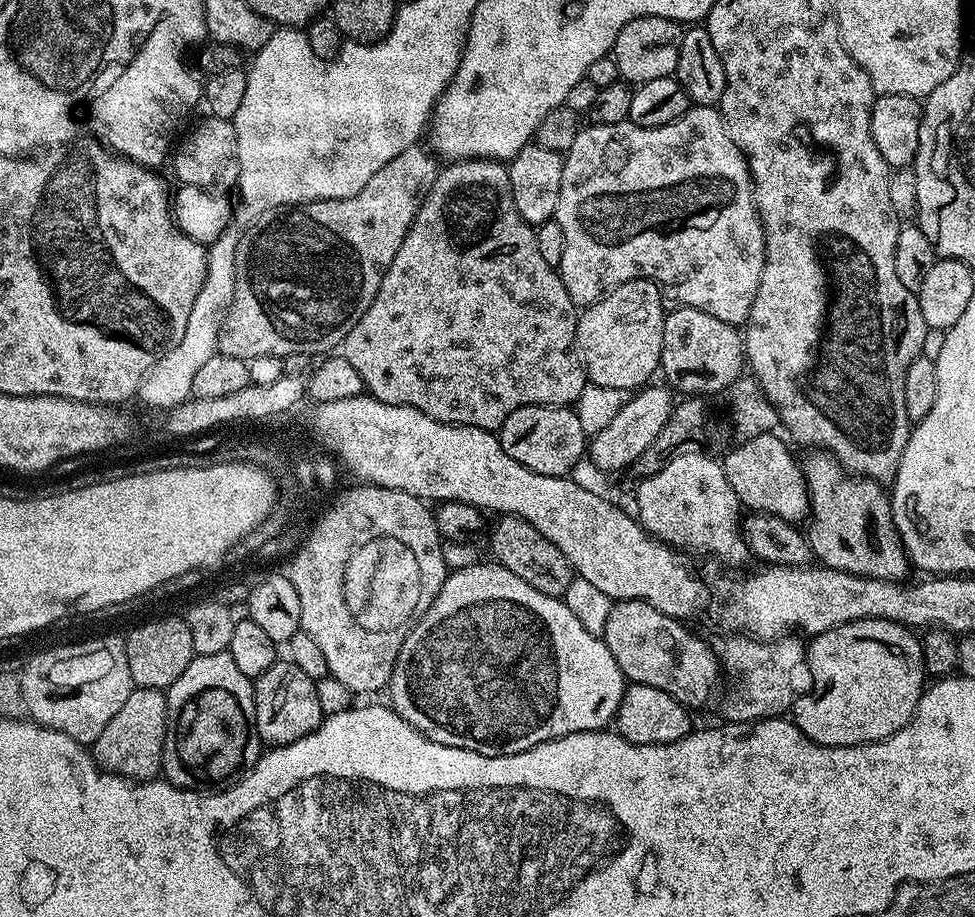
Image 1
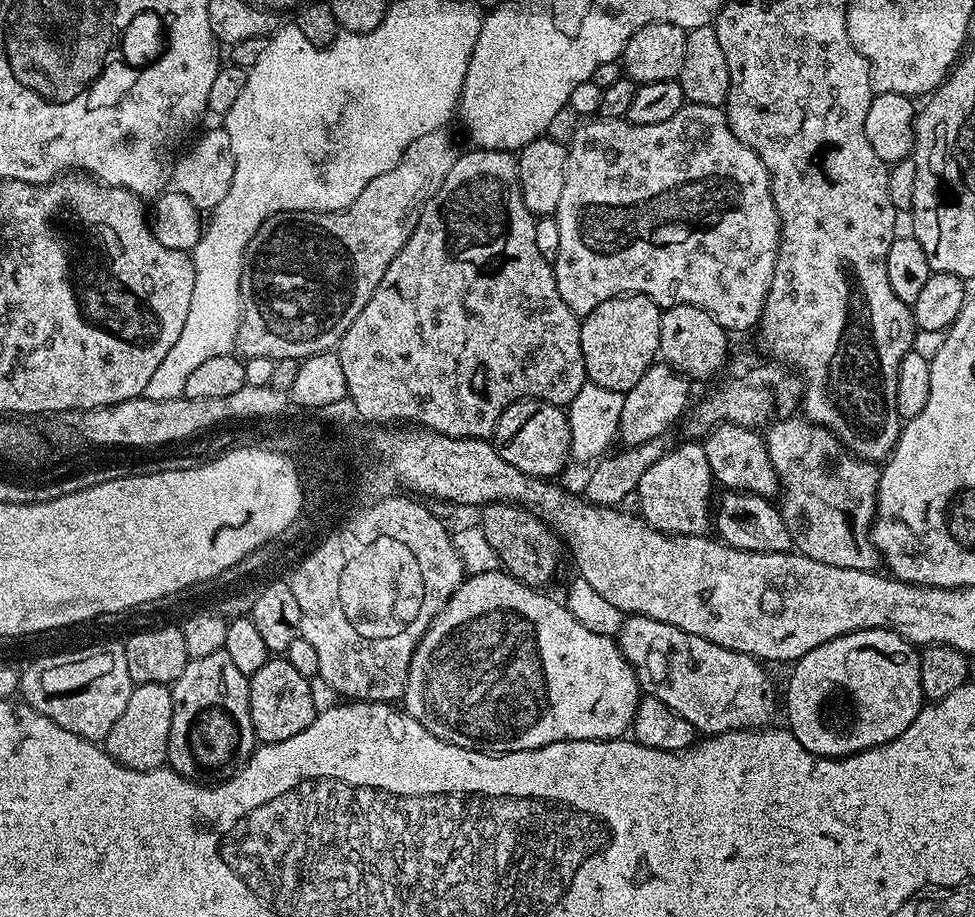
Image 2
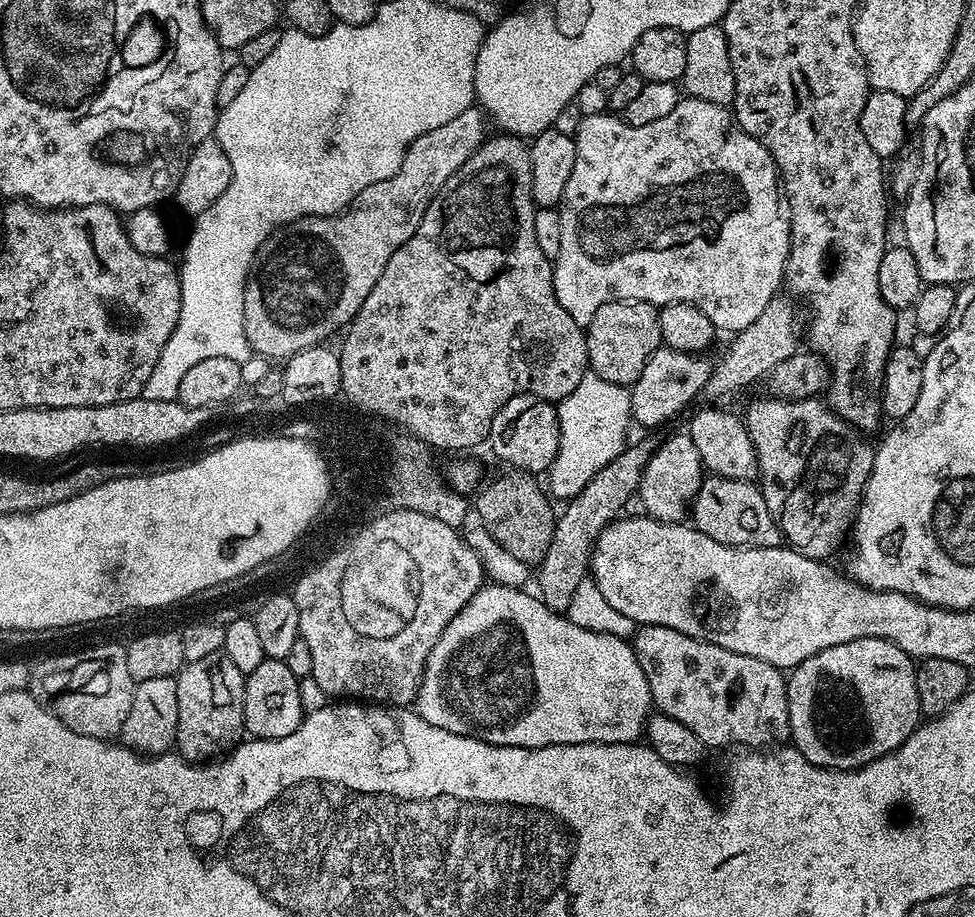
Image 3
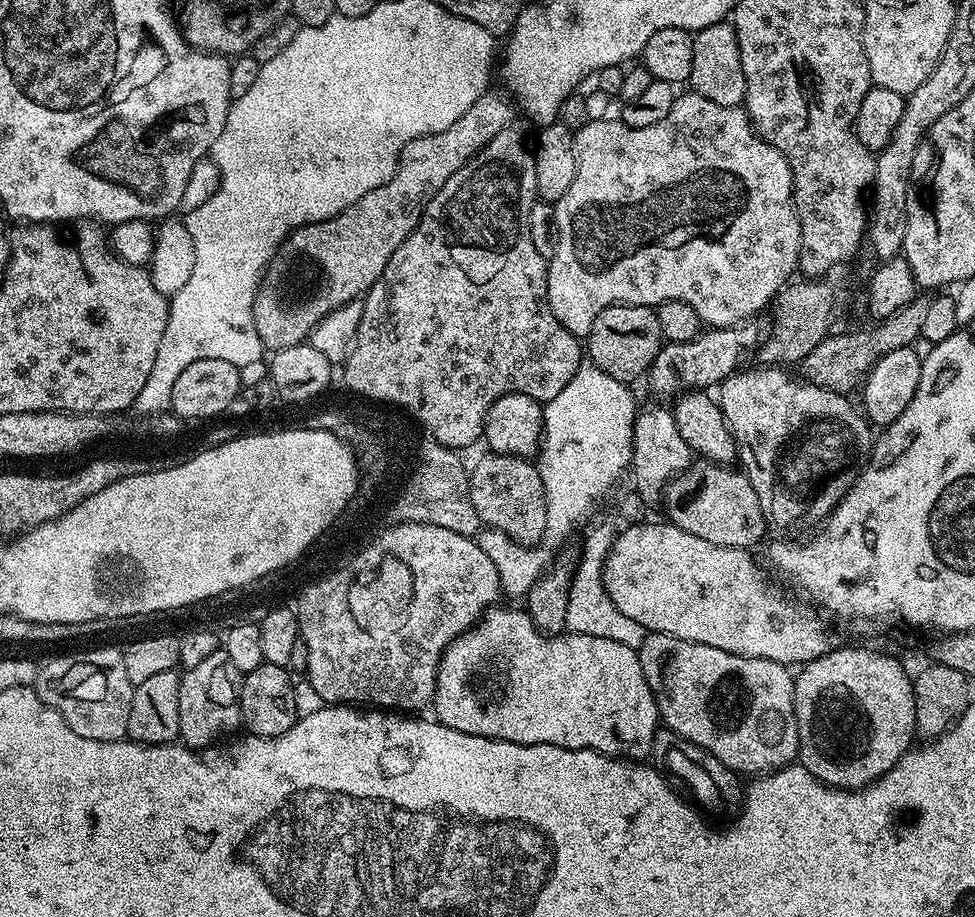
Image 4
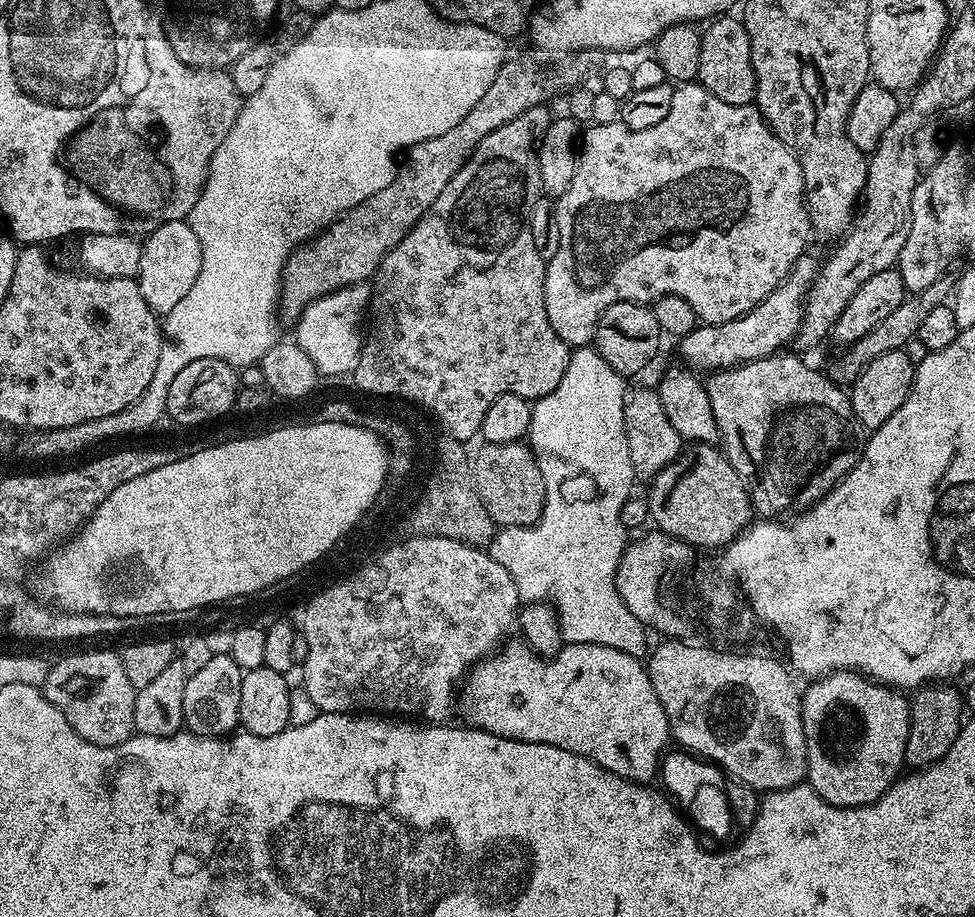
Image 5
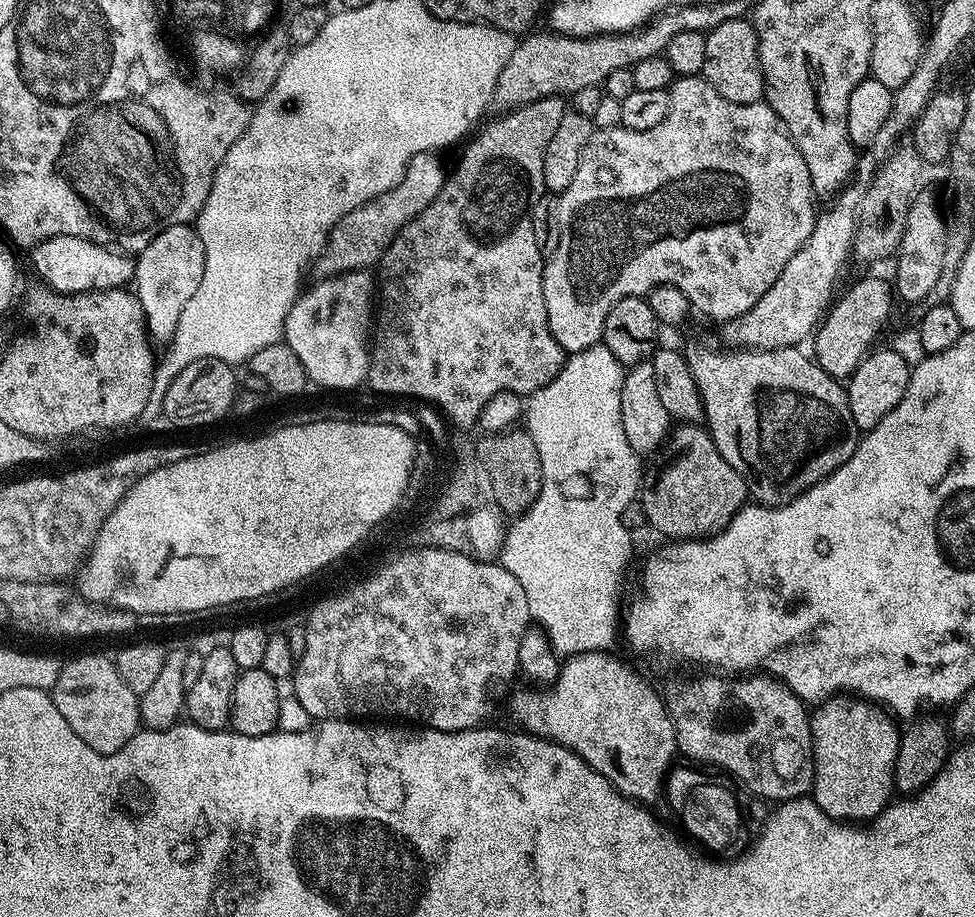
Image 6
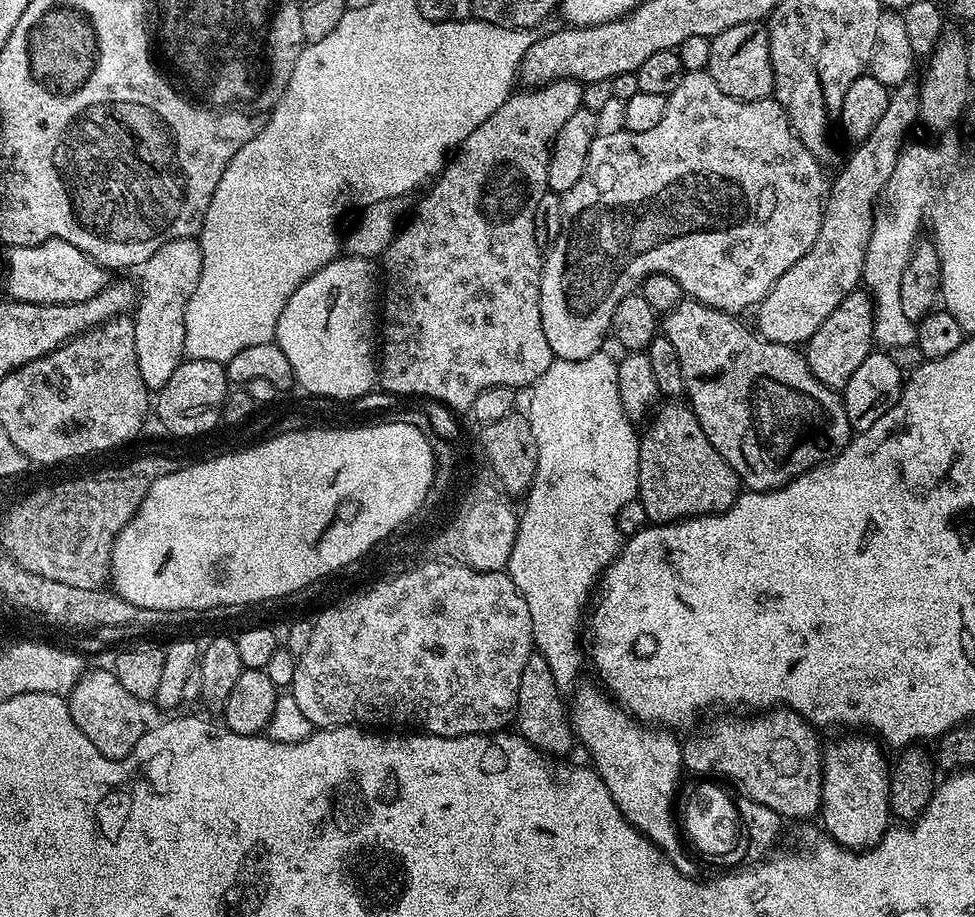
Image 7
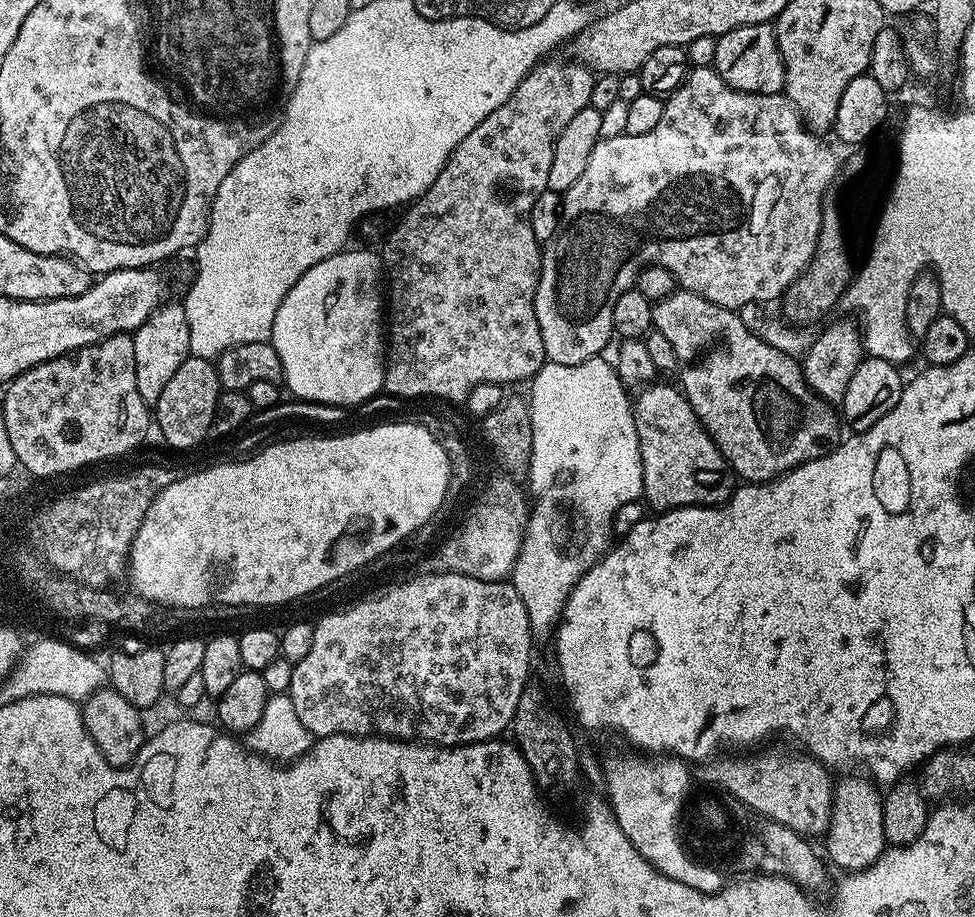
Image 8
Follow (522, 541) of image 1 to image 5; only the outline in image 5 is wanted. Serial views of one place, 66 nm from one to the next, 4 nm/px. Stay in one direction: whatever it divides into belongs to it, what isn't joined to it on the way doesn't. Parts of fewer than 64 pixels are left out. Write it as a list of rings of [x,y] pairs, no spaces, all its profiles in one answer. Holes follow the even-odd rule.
[[[515,440],[509,444],[493,444],[487,450],[488,456],[478,457],[476,469],[470,472],[482,506],[497,525],[528,528],[536,524],[544,509],[544,479],[531,447]]]

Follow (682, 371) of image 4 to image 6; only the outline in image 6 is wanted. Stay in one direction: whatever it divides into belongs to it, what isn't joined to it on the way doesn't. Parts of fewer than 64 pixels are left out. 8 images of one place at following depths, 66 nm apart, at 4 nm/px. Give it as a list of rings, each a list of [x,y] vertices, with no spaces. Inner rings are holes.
[[[841,191],[826,210],[821,209],[817,213],[810,238],[786,262],[785,269],[770,290],[758,298],[758,302],[754,302],[746,314],[723,321],[725,345],[736,350],[761,352],[797,347],[804,338],[811,337],[833,301],[838,276],[843,274],[853,255],[859,197],[856,192],[848,191]]]

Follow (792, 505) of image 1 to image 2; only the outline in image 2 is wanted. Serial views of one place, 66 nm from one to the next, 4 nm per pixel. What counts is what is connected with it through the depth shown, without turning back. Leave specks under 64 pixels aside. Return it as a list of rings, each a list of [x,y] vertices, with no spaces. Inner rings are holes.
[[[720,424],[703,437],[702,443],[706,450],[706,462],[710,462],[712,479],[721,489],[752,492],[756,496],[769,498],[781,491],[782,485],[770,462],[765,437],[759,431],[733,424]]]

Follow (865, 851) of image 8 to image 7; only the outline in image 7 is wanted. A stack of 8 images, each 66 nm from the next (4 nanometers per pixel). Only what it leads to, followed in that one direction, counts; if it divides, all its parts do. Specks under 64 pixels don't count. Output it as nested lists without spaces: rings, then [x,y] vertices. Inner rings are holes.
[[[848,734],[845,740],[834,741],[822,752],[824,769],[818,820],[824,823],[828,831],[825,833],[831,839],[853,852],[873,848],[890,827],[890,764],[884,761],[885,749],[875,739],[867,738],[872,739],[864,734]]]

